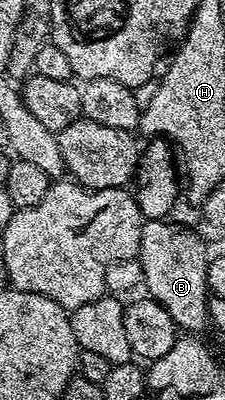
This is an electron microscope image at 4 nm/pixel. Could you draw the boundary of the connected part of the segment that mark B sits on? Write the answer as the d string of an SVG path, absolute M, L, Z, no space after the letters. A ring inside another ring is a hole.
M167 219L144 220L140 233L140 251L137 259L148 296L167 308L180 330L203 333L208 329L209 292L206 267L209 262L204 241L193 231Z

